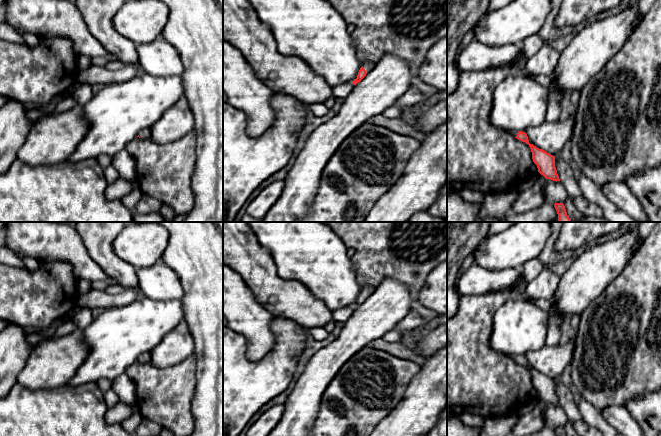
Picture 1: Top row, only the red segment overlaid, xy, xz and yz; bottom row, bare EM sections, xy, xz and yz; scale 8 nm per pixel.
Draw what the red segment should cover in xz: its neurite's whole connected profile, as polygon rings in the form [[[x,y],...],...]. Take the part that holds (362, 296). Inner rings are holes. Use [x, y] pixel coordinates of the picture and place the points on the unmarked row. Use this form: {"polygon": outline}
{"polygon": [[[367,285],[365,286],[362,291],[360,292],[357,302],[354,303],[354,305],[352,306],[354,309],[356,309],[358,306],[360,306],[365,300],[366,298],[375,290],[374,286],[371,285]]]}

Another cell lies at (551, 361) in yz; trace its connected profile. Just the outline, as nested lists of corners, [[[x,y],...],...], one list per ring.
[[[574,340],[556,346],[544,345],[535,352],[525,354],[530,368],[547,377],[557,380],[562,376],[564,369],[571,366],[575,351]]]

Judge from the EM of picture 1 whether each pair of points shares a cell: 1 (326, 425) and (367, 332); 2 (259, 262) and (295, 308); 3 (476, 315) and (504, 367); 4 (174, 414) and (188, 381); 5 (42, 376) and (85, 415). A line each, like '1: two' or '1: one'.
1: two
2: one
3: one
4: one
5: two

